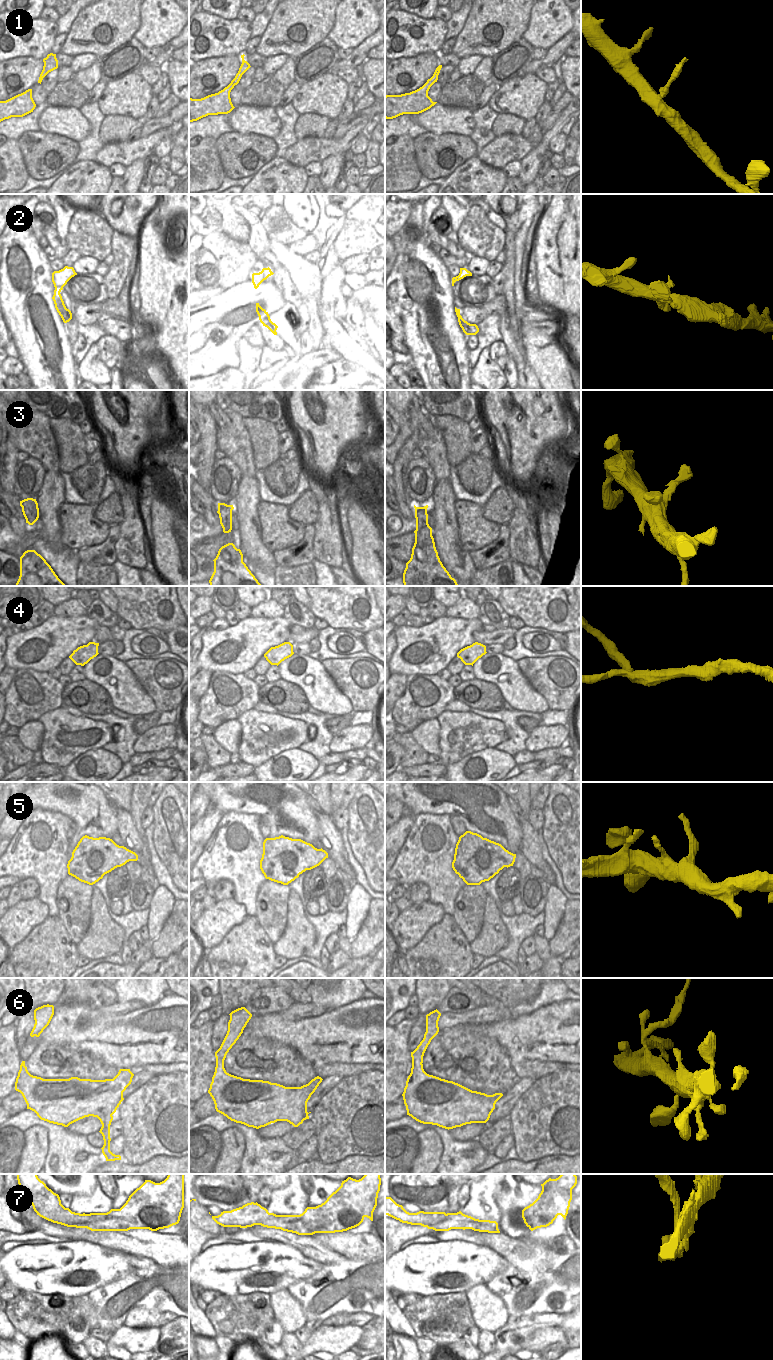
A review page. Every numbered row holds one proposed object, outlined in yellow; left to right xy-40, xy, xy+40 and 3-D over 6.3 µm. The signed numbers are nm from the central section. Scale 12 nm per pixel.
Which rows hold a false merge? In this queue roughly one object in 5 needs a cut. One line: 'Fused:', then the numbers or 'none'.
Fused: 7

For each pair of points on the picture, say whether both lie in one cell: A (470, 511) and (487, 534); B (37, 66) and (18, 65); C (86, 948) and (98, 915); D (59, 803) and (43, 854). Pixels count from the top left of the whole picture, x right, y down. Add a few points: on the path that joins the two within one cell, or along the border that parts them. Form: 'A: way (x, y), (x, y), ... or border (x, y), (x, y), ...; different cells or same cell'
A: way (470, 517), (481, 528); same cell
B: way (32, 66), (23, 66); same cell
C: way (94, 940), (98, 936), (98, 923); same cell
D: border (36, 808), (60, 812), (72, 821); different cells

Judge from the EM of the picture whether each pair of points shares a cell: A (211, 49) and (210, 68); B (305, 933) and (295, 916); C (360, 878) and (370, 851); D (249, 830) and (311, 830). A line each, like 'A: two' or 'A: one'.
A: two
B: one
C: two
D: two

